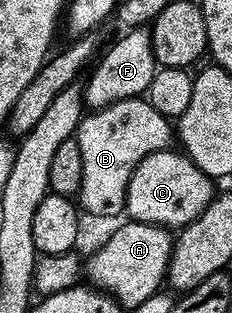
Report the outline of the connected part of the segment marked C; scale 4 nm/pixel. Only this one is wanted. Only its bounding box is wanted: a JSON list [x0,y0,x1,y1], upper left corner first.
[126,150,215,230]

